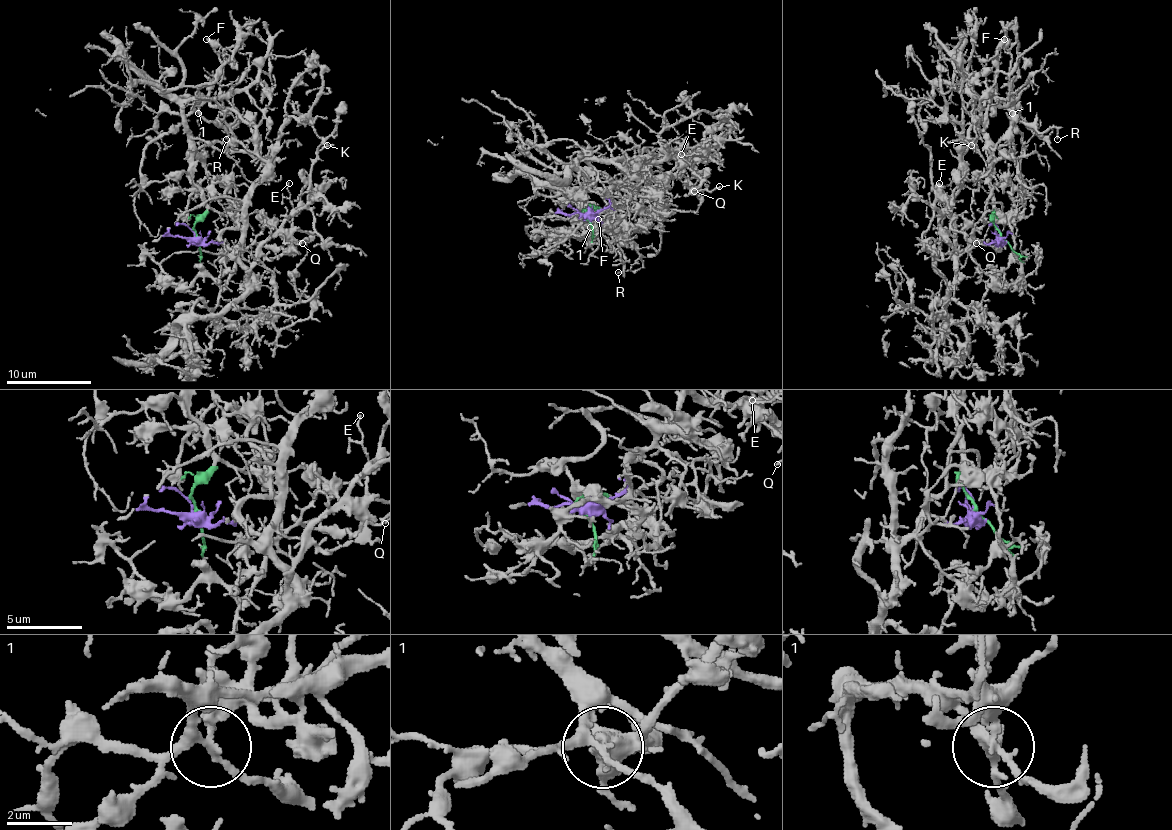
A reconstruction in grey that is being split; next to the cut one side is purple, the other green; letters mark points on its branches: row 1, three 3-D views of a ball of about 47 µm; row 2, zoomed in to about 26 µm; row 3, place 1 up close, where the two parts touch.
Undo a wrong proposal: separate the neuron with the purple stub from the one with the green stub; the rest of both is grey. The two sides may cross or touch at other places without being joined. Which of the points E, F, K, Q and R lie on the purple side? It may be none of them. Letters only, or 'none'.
E, K, Q

